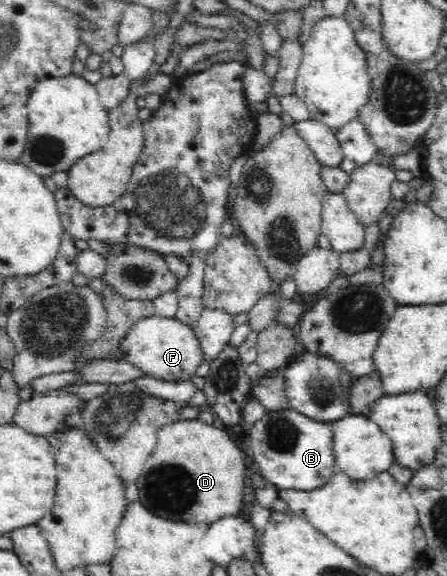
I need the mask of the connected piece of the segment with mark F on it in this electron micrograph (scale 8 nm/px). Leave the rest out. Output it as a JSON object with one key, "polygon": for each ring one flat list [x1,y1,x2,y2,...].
{"polygon":[[156,314,136,322,122,339,120,352,122,361,140,368,148,377,170,382,195,376,195,371,204,361,194,328,180,322,176,317,164,318]]}

